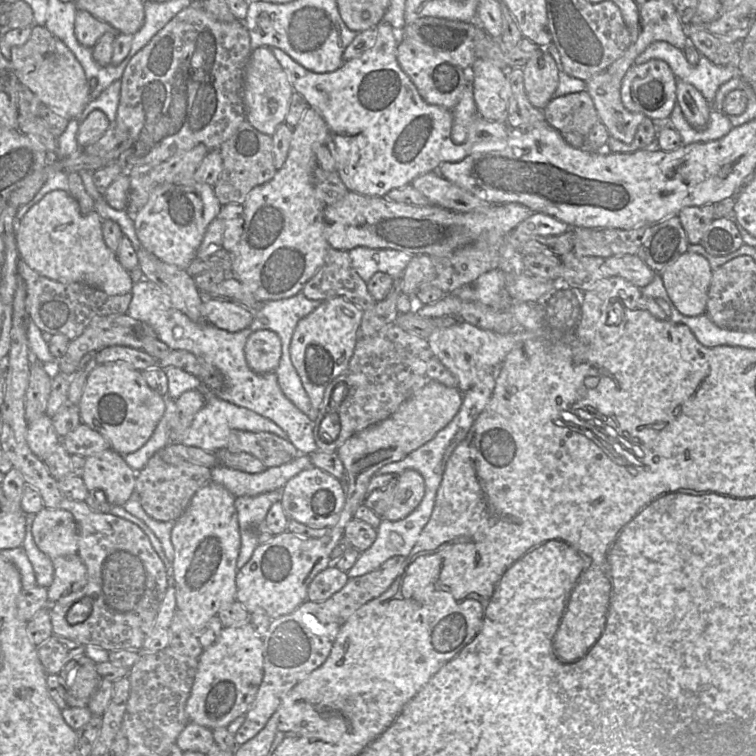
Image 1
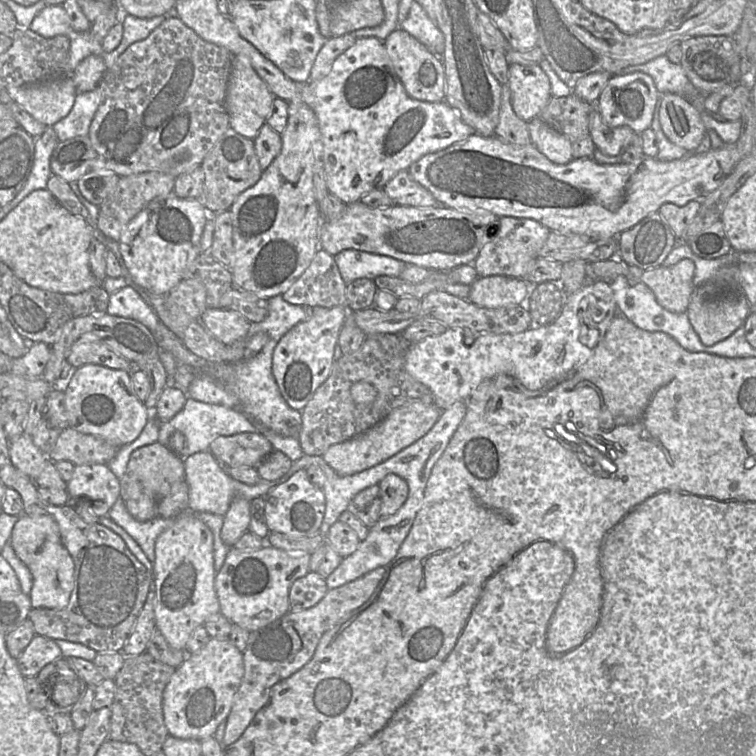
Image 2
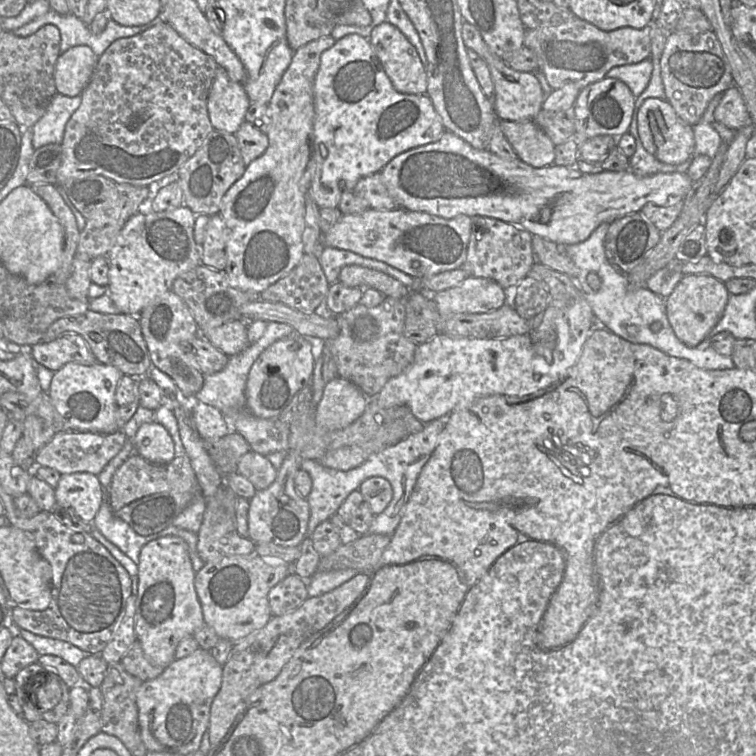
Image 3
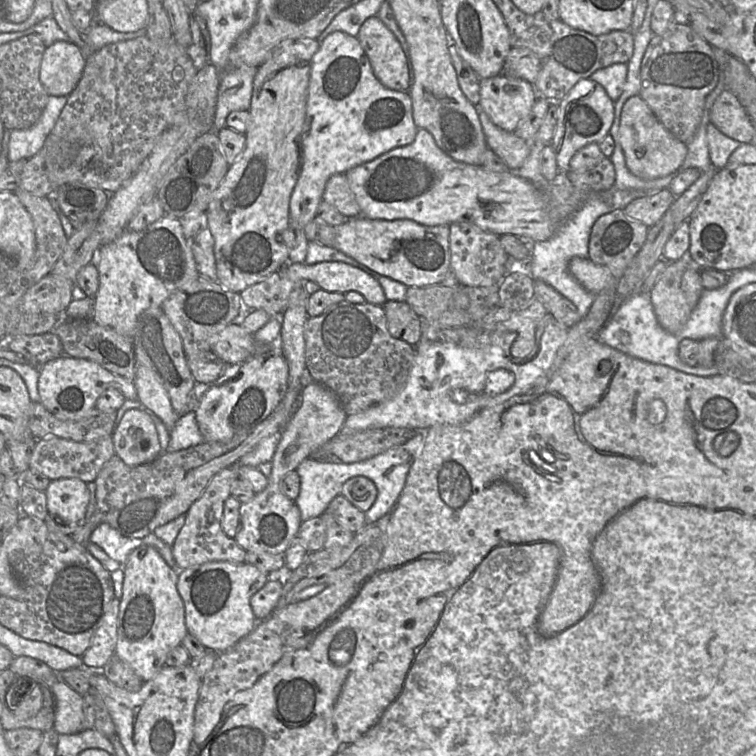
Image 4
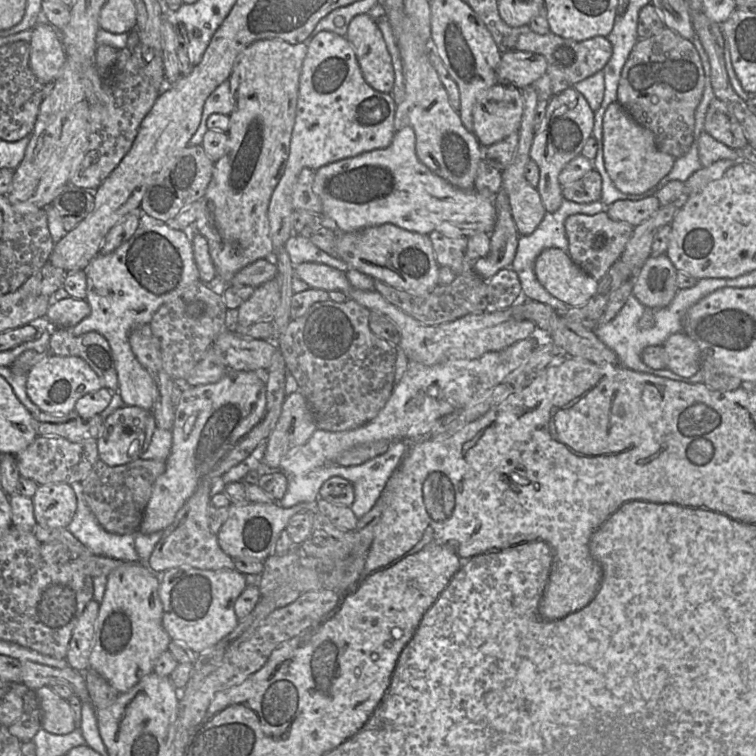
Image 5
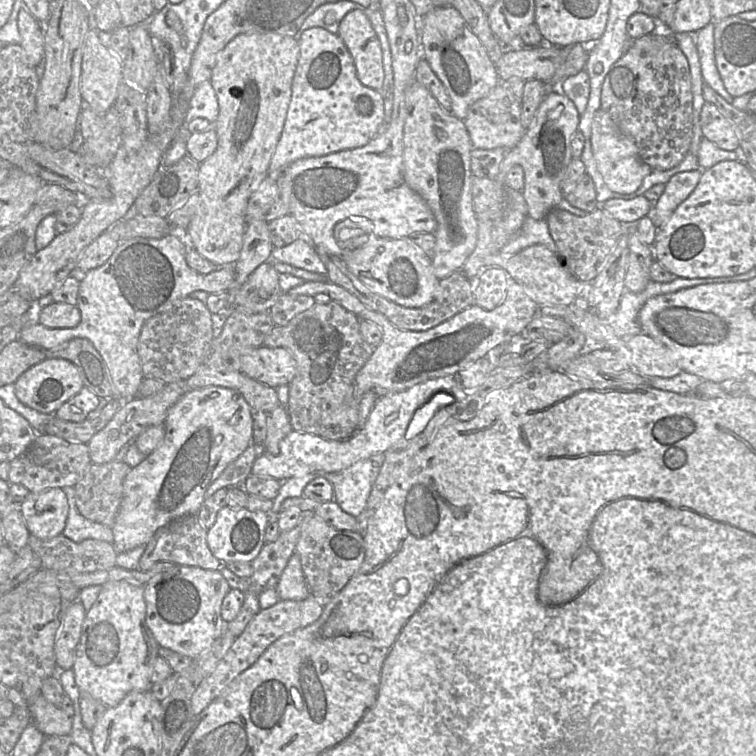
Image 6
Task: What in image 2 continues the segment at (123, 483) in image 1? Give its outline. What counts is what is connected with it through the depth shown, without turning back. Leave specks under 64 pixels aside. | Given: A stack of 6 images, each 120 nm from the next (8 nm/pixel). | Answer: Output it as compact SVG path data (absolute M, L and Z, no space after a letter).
M108 464L79 465L66 483L66 490L71 498L70 504L76 505L74 501L86 500L95 515L104 516L120 497L120 478L110 470Z

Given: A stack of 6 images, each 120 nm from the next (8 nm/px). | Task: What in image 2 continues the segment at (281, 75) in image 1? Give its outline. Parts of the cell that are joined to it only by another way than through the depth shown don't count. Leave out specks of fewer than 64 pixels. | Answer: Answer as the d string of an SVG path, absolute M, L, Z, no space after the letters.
M244 55L234 57L225 98L229 126L247 138L256 138L272 113L274 99L274 94L254 70L250 60Z

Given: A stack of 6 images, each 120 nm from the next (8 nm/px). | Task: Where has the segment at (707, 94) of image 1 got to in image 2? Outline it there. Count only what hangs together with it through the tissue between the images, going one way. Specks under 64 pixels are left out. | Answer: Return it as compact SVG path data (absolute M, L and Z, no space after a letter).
M665 54L642 64L628 66L620 74L633 72L643 72L651 76L660 94L680 94L699 110L704 108L706 96L694 87L681 65L671 62Z

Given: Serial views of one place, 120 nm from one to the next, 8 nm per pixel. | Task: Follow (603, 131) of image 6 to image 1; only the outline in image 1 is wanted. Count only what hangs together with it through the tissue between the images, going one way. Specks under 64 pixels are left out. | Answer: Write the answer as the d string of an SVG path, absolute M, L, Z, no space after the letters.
M677 81L676 105L687 122L696 130L705 128L713 109L698 89L683 81Z

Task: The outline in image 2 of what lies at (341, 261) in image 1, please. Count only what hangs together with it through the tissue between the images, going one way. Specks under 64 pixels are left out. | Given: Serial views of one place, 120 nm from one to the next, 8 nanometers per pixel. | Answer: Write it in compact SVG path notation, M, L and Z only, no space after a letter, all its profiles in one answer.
M319 249L308 268L281 296L290 304L310 308L344 306L346 286L334 256Z

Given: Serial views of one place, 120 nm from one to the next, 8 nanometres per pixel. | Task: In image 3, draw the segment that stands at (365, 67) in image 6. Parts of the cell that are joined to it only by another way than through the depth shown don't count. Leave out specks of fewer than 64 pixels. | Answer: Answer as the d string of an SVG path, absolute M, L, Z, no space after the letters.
M388 22L380 23L372 29L368 40L396 91L404 94L426 94L427 74L423 61L416 48L397 27Z

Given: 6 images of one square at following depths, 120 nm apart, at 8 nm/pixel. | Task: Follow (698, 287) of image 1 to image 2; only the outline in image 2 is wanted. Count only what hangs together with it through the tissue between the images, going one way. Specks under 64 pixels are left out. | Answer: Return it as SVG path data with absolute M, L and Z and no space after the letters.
M682 259L673 266L660 266L646 270L641 280L653 292L657 302L668 311L686 313L691 296L696 290L693 284L695 265Z

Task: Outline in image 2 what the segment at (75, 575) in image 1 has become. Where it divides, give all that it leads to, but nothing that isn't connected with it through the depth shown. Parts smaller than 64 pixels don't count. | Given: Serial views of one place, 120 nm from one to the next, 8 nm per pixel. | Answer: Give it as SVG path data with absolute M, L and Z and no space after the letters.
M22 514L14 524L9 542L17 557L29 568L33 584L29 592L33 608L63 608L68 603L74 580L74 561L61 541L59 527L48 514Z

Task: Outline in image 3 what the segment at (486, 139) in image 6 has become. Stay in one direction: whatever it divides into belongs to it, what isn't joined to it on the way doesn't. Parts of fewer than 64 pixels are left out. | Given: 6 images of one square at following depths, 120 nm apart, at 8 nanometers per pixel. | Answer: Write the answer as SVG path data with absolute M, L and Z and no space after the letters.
M463 23L463 41L468 50L472 50L487 63L494 85L492 104L495 116L501 121L533 120L542 109L545 94L535 73L520 72L512 69L502 58L491 51L482 39L480 32L473 26Z

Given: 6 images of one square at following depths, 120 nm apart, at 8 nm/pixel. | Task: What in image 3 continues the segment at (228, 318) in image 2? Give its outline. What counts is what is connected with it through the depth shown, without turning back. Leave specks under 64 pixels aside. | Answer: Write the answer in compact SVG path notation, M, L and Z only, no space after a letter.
M230 320L209 330L205 337L228 357L233 357L250 345L247 324Z

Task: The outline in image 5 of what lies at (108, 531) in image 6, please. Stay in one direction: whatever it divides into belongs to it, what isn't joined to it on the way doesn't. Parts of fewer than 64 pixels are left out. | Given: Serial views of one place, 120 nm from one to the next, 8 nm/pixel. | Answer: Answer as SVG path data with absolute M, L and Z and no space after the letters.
M71 484L77 495L77 508L67 528L68 531L95 555L125 562L137 562L139 556L135 549L135 535L118 535L107 532L87 506L80 484Z

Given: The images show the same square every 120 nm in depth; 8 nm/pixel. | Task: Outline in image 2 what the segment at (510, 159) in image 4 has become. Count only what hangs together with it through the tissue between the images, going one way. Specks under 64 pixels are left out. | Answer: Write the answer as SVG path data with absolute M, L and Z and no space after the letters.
M539 117L528 122L530 143L550 161L565 164L573 159L572 141Z

